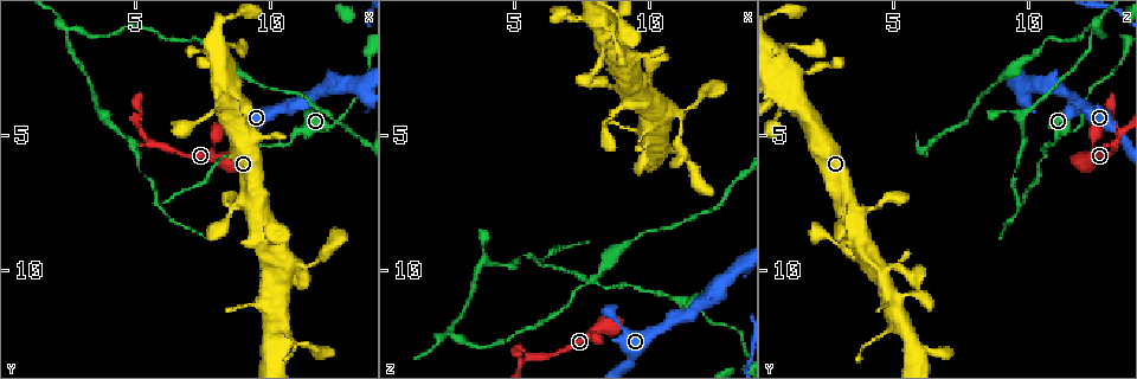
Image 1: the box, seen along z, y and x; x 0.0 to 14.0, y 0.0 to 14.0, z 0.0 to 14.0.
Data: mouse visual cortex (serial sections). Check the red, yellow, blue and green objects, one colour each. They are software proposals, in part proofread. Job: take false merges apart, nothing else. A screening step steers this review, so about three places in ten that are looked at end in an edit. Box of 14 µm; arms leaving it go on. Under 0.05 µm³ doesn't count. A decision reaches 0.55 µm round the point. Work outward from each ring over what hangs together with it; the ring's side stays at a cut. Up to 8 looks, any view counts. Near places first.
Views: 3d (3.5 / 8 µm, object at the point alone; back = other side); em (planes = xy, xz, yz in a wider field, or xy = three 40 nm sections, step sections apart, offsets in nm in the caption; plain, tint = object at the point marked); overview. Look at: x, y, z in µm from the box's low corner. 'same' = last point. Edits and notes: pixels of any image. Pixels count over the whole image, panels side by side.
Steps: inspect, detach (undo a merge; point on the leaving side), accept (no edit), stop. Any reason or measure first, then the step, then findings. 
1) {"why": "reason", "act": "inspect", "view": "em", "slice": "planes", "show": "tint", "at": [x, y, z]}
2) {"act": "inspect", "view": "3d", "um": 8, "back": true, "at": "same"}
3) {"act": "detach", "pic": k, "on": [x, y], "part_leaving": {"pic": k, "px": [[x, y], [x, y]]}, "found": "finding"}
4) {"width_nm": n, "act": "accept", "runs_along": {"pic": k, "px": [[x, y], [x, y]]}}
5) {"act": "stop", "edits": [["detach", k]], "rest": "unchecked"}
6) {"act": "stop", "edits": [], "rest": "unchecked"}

{"why": "sudden change in width", "act": "inspect", "view": "3d", "um": 8, "at": [8.8, 4.1, 11.9]}

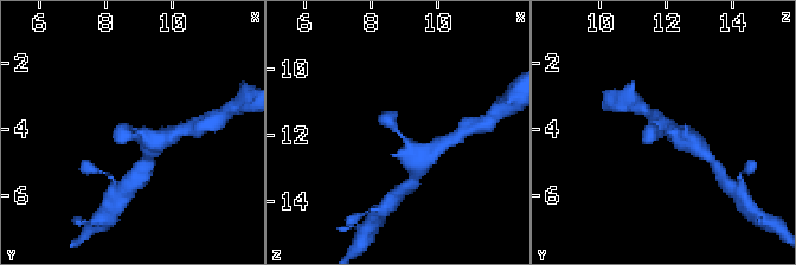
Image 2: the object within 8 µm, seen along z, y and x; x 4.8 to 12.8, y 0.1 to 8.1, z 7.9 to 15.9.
{"act": "inspect", "view": "em", "slice": "xy", "step": 2, "show": "tint", "at": [8.9, 4.1, 11.9]}

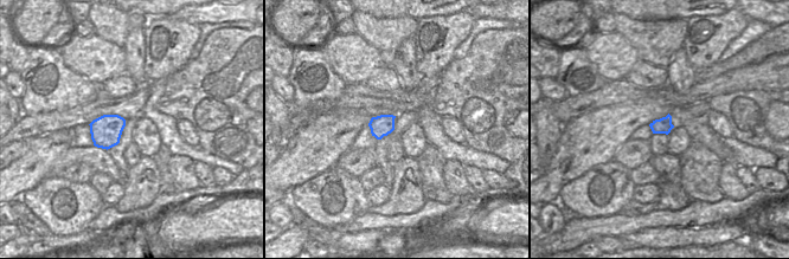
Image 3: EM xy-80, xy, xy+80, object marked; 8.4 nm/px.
{"width_nm": 180, "act": "accept", "runs_along": {"pic": 2, "px": [[421, 156], [390, 123], [396, 112]]}, "found": "one cell here"}

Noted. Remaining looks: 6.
{"why": "abrupt turn", "act": "inspect", "view": "3d", "um": 3.5, "at": [5.9, 7.6, 9.7]}

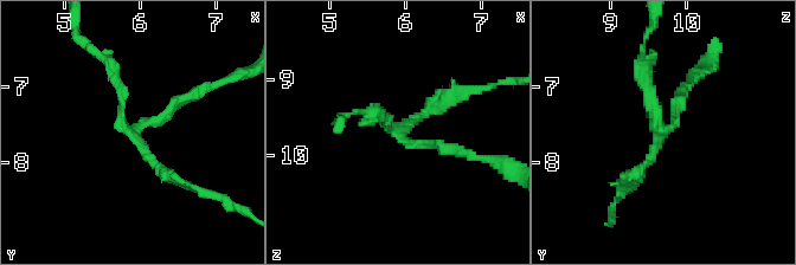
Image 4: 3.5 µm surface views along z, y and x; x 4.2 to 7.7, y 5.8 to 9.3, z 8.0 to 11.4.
{"why": "need the tissue", "act": "inspect", "view": "em", "slice": "planes", "show": "tint", "at": [5.85, 7.55, 9.65]}

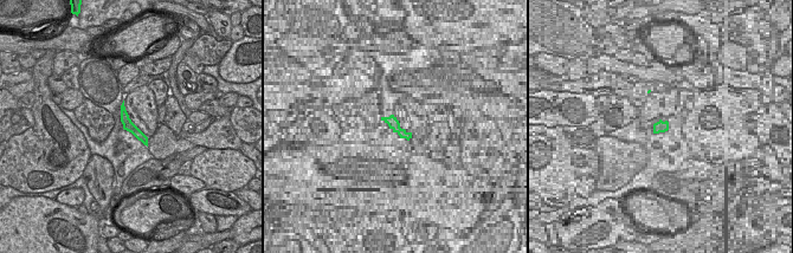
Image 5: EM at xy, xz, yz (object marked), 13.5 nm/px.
{"act": "accept", "runs_along": {"pic": 5, "px": [[123, 111], [127, 123], [144, 141]]}, "found": "all the same cell"}

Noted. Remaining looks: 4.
{"why": "abrupt turn", "act": "inspect", "view": "3d", "um": 3.5, "at": [3.8, 4.3, 9.8]}

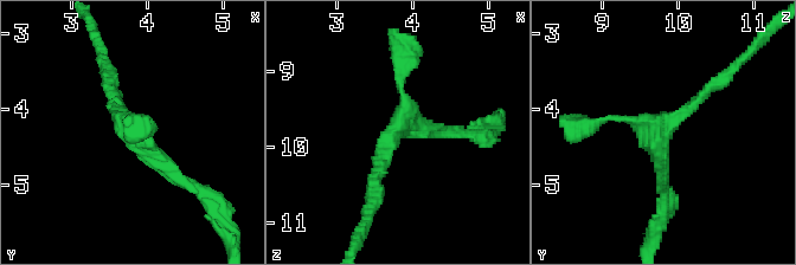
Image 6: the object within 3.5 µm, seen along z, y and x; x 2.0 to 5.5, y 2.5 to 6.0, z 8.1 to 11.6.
{"why": "shape alone is not enough", "act": "inspect", "view": "em", "slice": "xy", "step": 5, "show": "tint", "at": [3.85, 4.40, 9.75]}

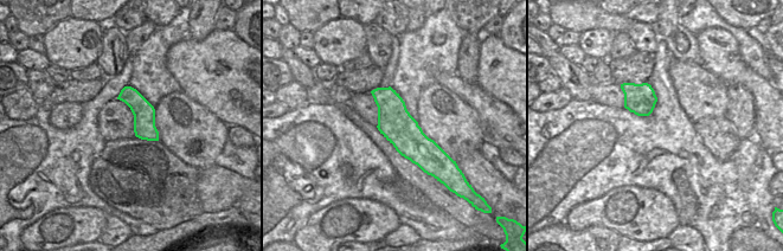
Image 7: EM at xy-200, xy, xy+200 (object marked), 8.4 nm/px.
{"act": "inspect", "view": "em", "slice": "planes", "show": "tint", "at": "same"}

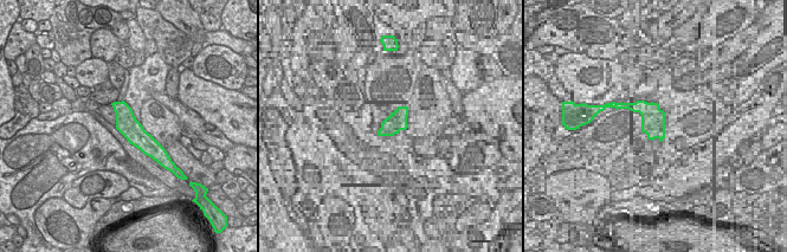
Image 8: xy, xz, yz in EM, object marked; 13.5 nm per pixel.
{"act": "accept", "runs_along": {"pic": 6, "px": [[199, 189], [122, 124], [108, 88]]}, "found": "all the same cell"}

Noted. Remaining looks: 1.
{"act": "stop", "edits": [], "rest": "unchecked"}

